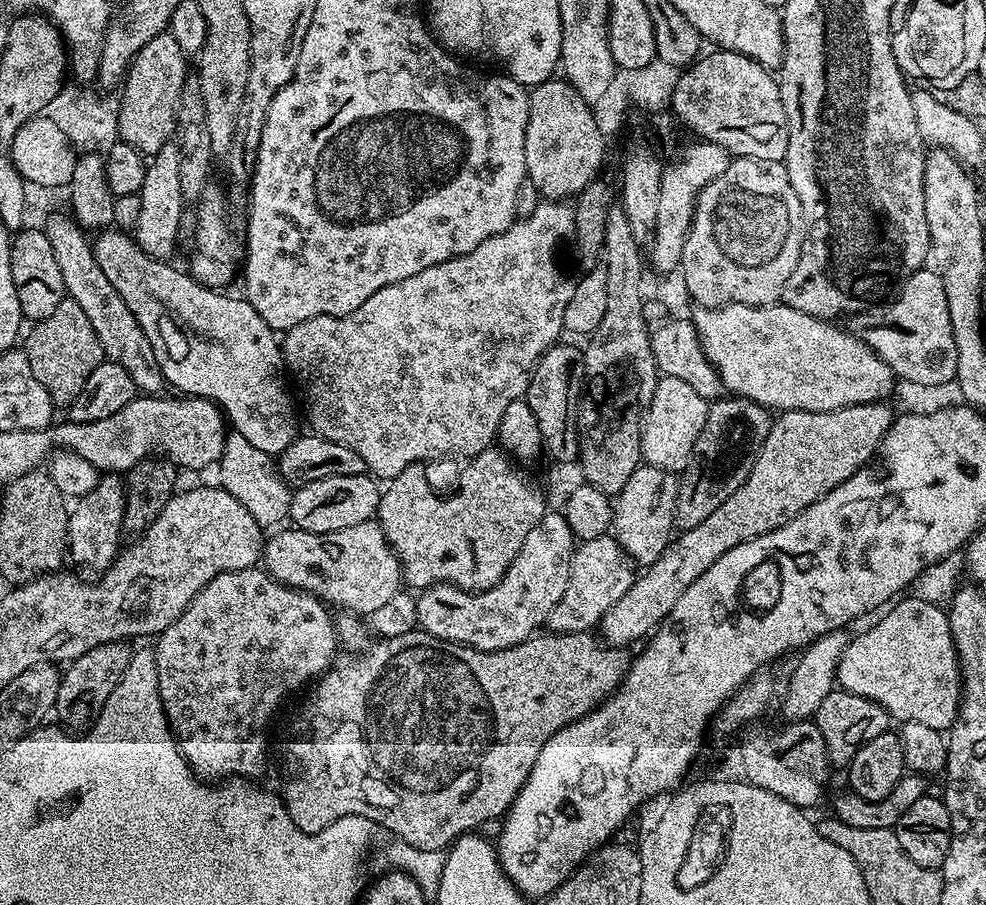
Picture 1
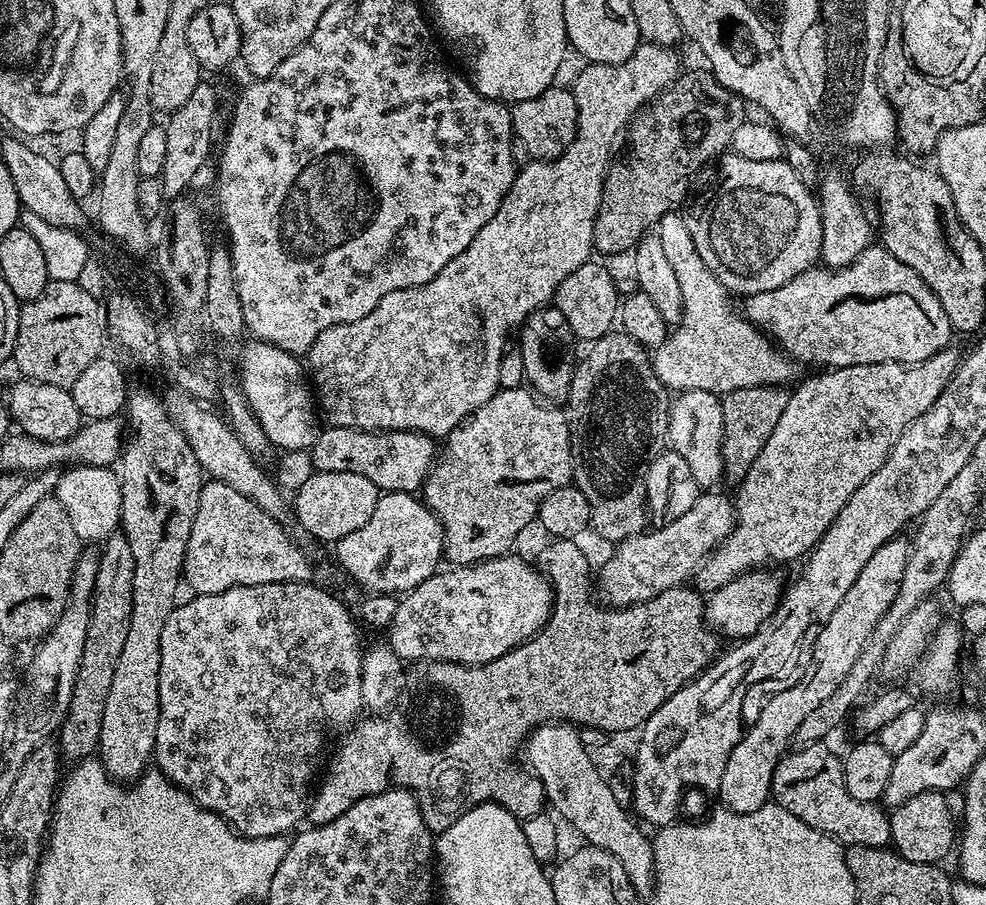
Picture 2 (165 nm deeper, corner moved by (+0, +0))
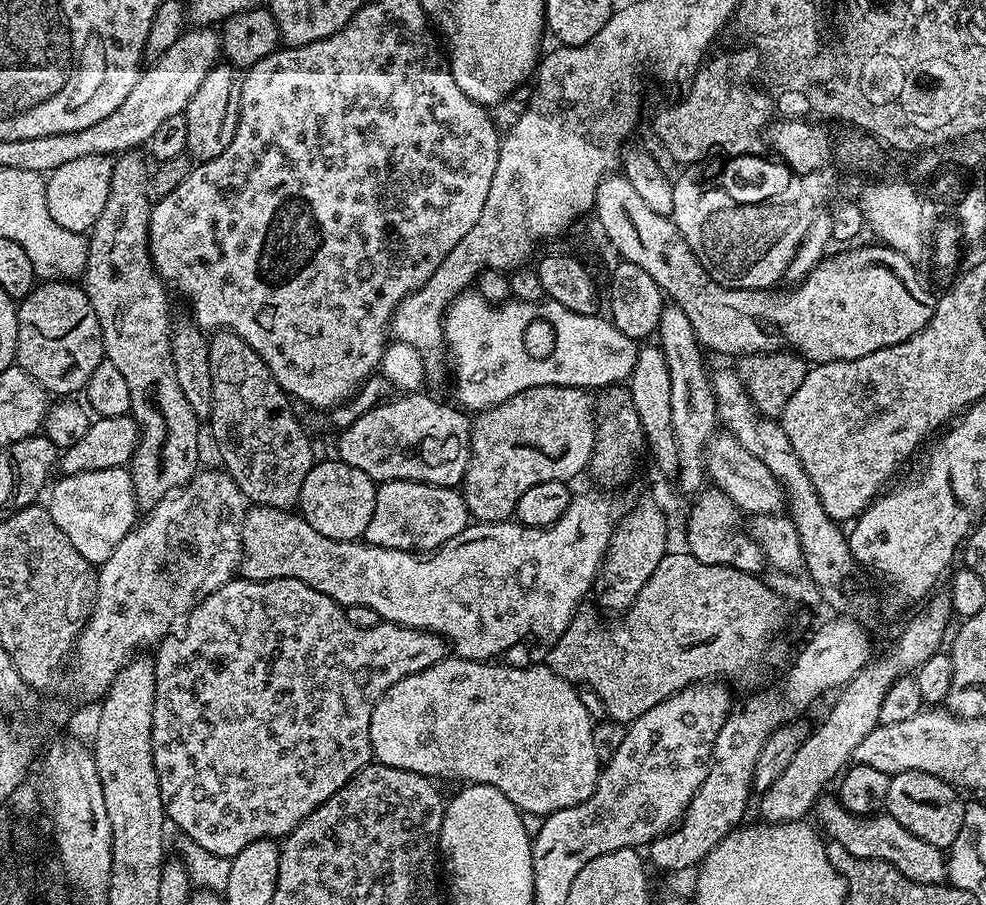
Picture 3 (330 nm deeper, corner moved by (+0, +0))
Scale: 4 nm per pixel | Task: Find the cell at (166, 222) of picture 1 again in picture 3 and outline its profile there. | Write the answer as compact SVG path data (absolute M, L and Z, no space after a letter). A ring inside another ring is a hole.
M218 62L202 78L202 86L198 86L194 98L185 106L183 114L186 118L186 146L187 155L193 161L203 162L218 158L230 141L234 138L234 130L238 130L238 114L242 102L242 82L244 81L241 69L229 62Z

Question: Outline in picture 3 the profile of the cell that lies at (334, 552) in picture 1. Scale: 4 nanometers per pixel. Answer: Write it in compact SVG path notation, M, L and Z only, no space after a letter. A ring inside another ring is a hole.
M386 480L376 489L376 505L370 518L370 526L366 526L363 539L374 546L382 546L390 550L406 550L427 554L438 546L450 542L454 534L462 534L470 523L468 507L463 495L456 488L443 488L433 484L423 484L413 480Z

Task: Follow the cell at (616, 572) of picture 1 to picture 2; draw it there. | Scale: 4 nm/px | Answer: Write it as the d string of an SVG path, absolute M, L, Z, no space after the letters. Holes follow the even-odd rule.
M705 491L682 514L669 524L661 523L656 529L639 532L619 541L612 557L600 568L598 592L604 595L603 603L608 606L625 608L631 604L641 604L662 590L679 588L687 578L695 577L696 572L711 552L732 533L734 523L734 504L724 496L715 496L715 491Z

